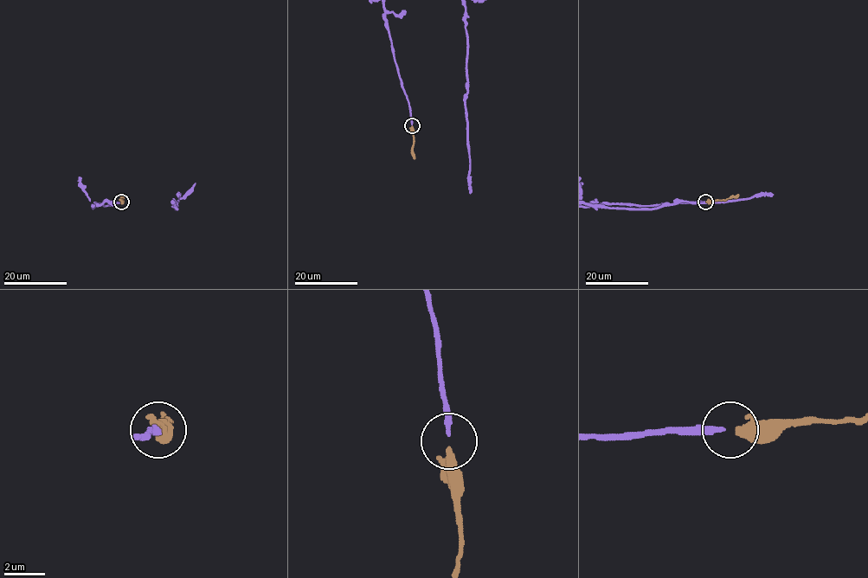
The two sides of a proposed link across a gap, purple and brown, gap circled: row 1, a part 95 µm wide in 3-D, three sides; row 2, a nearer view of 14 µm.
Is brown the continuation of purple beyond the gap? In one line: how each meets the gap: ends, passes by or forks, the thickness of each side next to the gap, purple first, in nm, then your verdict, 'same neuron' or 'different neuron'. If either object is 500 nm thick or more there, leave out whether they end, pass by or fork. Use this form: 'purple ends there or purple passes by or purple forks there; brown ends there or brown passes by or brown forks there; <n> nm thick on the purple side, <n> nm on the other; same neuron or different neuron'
purple ends there; brown passes by; 220 nm thick on the purple side, 320 nm on the other; same neuron

